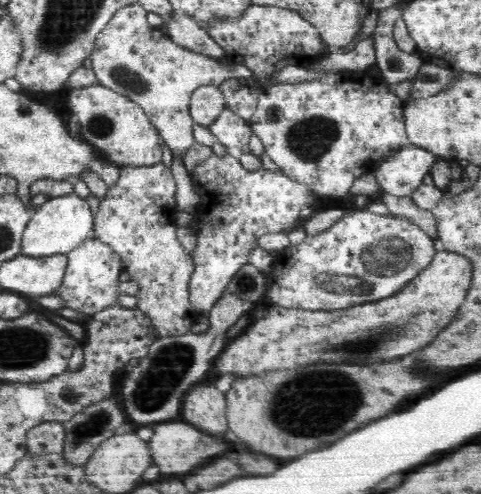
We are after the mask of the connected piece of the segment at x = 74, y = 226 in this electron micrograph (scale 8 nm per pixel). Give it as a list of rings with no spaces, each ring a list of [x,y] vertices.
[[[78,194],[49,198],[35,211],[26,230],[22,234],[22,254],[27,257],[53,257],[54,254],[66,254],[80,246],[92,236],[95,217],[90,211],[86,199]]]

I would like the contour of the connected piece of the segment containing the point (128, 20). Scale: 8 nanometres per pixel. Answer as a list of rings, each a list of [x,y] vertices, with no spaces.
[[[139,2],[117,10],[96,37],[89,60],[96,73],[96,82],[140,105],[170,148],[172,156],[183,158],[195,143],[195,122],[189,109],[194,90],[207,84],[220,87],[221,82],[231,78],[251,78],[252,71],[244,65],[230,65],[224,60],[182,49],[159,28],[150,26],[146,16],[147,10]]]

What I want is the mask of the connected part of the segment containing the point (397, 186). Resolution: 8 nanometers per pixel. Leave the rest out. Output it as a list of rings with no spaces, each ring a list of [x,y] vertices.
[[[415,145],[393,149],[387,158],[372,171],[378,181],[380,192],[397,197],[411,196],[423,183],[433,165],[441,158],[429,150]]]

